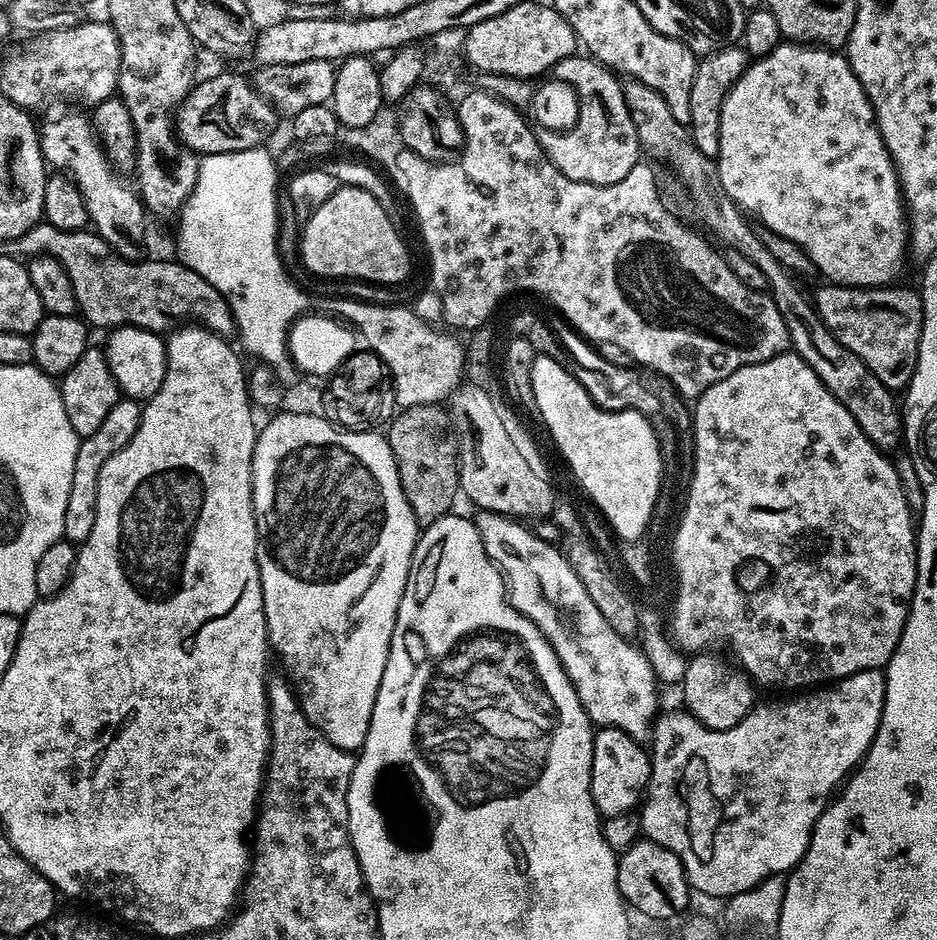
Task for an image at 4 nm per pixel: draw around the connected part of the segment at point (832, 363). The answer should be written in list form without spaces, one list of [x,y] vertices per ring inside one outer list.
[[[631,78],[625,79],[623,85],[626,104],[632,111],[643,151],[647,155],[649,152],[650,155],[665,160],[676,171],[677,178],[684,183],[689,198],[696,203],[696,208],[704,219],[703,227],[710,228],[713,232],[711,235],[721,245],[729,244],[727,247],[731,251],[746,254],[746,258],[750,258],[750,262],[754,262],[754,266],[762,270],[762,274],[768,280],[767,291],[780,313],[784,315],[788,338],[796,355],[807,362],[814,370],[814,374],[818,374],[826,390],[830,390],[830,394],[838,398],[838,402],[842,402],[846,410],[850,410],[850,414],[856,419],[860,429],[868,435],[870,442],[874,442],[874,446],[881,452],[892,454],[896,447],[901,447],[904,434],[902,408],[897,397],[896,400],[892,397],[895,396],[893,389],[878,382],[878,378],[866,366],[866,362],[862,362],[858,354],[854,354],[849,348],[842,346],[838,338],[834,338],[832,331],[816,313],[813,301],[809,297],[807,300],[803,290],[796,285],[797,277],[770,254],[770,250],[762,242],[760,232],[748,225],[749,217],[741,212],[739,206],[726,194],[716,169],[715,159],[702,154],[702,150],[694,146],[691,131],[680,124],[678,118],[674,118],[674,114],[670,114],[662,94],[646,86],[646,82],[638,82]]]

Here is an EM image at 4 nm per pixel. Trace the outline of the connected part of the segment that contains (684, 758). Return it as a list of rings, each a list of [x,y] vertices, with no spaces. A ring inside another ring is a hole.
[[[875,668],[847,676],[844,680],[835,681],[831,687],[836,691],[836,700],[840,700],[840,708],[808,708],[808,704],[816,704],[816,700],[820,700],[820,690],[808,690],[803,694],[796,694],[786,699],[785,704],[757,703],[732,729],[710,729],[706,725],[700,724],[687,710],[679,710],[680,712],[661,711],[657,715],[650,733],[652,773],[648,780],[654,780],[654,784],[662,784],[662,788],[654,786],[654,788],[646,789],[652,796],[652,802],[650,802],[650,810],[642,810],[642,820],[654,820],[660,824],[670,822],[674,830],[670,828],[670,830],[662,830],[662,832],[674,832],[674,838],[672,840],[666,838],[662,842],[662,836],[666,836],[666,834],[651,832],[647,839],[652,840],[655,844],[660,844],[666,850],[670,850],[670,846],[676,846],[672,853],[682,862],[685,874],[689,875],[694,872],[694,876],[720,876],[718,880],[724,880],[722,878],[724,870],[734,870],[732,856],[736,856],[736,836],[740,836],[740,858],[748,858],[748,852],[754,852],[754,854],[758,854],[756,858],[762,858],[760,854],[768,854],[770,850],[776,850],[774,854],[778,854],[778,858],[803,858],[814,826],[820,815],[824,813],[825,808],[828,807],[830,797],[845,783],[849,773],[859,765],[860,761],[864,759],[864,755],[868,753],[868,748],[872,744],[873,738],[876,737],[876,731],[880,725],[880,721],[876,719],[876,712],[882,714],[882,706],[884,705],[884,672]],[[720,808],[724,808],[724,828],[720,828],[720,832],[724,832],[724,836],[720,835],[720,848],[704,848],[704,844],[716,844],[716,840],[700,840],[700,836],[692,836],[692,832],[696,832],[696,828],[704,828],[704,824],[712,824],[712,828],[716,828],[716,824],[720,824]]]

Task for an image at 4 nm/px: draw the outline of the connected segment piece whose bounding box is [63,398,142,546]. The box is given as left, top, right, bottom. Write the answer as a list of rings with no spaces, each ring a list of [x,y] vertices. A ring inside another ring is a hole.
[[[121,398],[112,407],[110,414],[106,414],[102,426],[98,426],[98,430],[94,430],[94,434],[80,440],[78,454],[74,458],[74,478],[70,482],[70,498],[66,501],[63,539],[79,546],[84,543],[86,538],[90,538],[90,530],[94,530],[94,518],[98,506],[98,478],[102,466],[106,466],[109,458],[118,454],[118,450],[122,450],[122,446],[126,446],[126,442],[130,442],[130,438],[134,438],[140,425],[141,411],[141,401]]]

